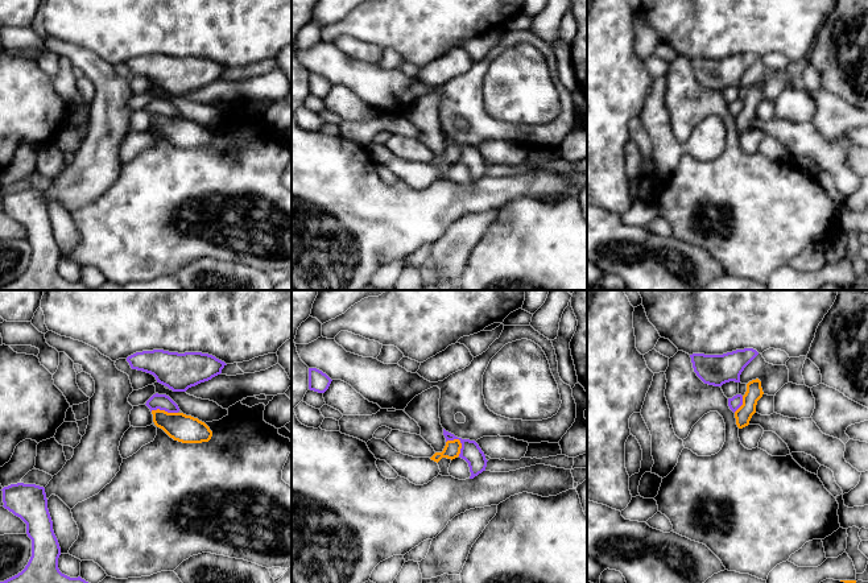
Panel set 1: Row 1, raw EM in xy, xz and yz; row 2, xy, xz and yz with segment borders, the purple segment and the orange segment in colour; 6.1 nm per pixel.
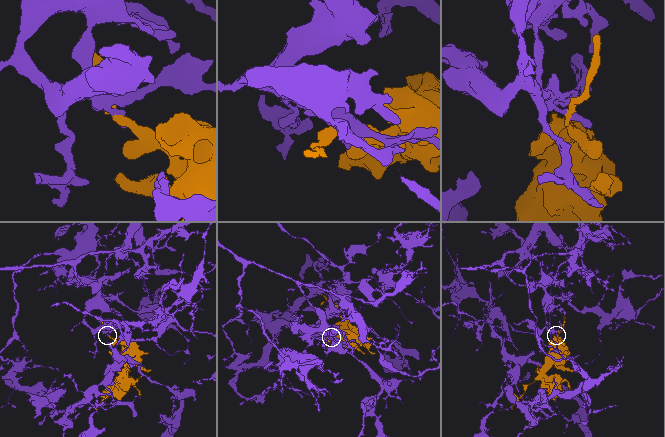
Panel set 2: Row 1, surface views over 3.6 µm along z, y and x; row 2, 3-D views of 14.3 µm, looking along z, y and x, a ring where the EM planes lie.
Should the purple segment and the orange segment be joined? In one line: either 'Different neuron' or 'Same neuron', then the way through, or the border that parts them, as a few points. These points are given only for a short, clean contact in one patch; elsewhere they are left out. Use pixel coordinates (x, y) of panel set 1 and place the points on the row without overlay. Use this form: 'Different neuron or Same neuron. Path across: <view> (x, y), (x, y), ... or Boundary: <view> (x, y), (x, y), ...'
Different neuron. Boundary: xz (447, 144), (459, 145), (459, 160)

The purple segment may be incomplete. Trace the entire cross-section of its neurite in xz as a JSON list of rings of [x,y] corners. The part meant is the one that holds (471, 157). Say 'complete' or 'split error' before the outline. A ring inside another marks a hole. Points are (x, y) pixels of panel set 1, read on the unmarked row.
complete; [[[443,133],[443,140],[446,142],[446,146],[454,144],[460,145],[462,153],[460,153],[459,162],[464,164],[468,168],[470,177],[471,177],[470,183],[474,183],[475,181],[485,175],[488,165],[485,164],[484,157],[481,156],[481,153],[475,145],[458,142],[454,138],[446,136],[445,133]]]

